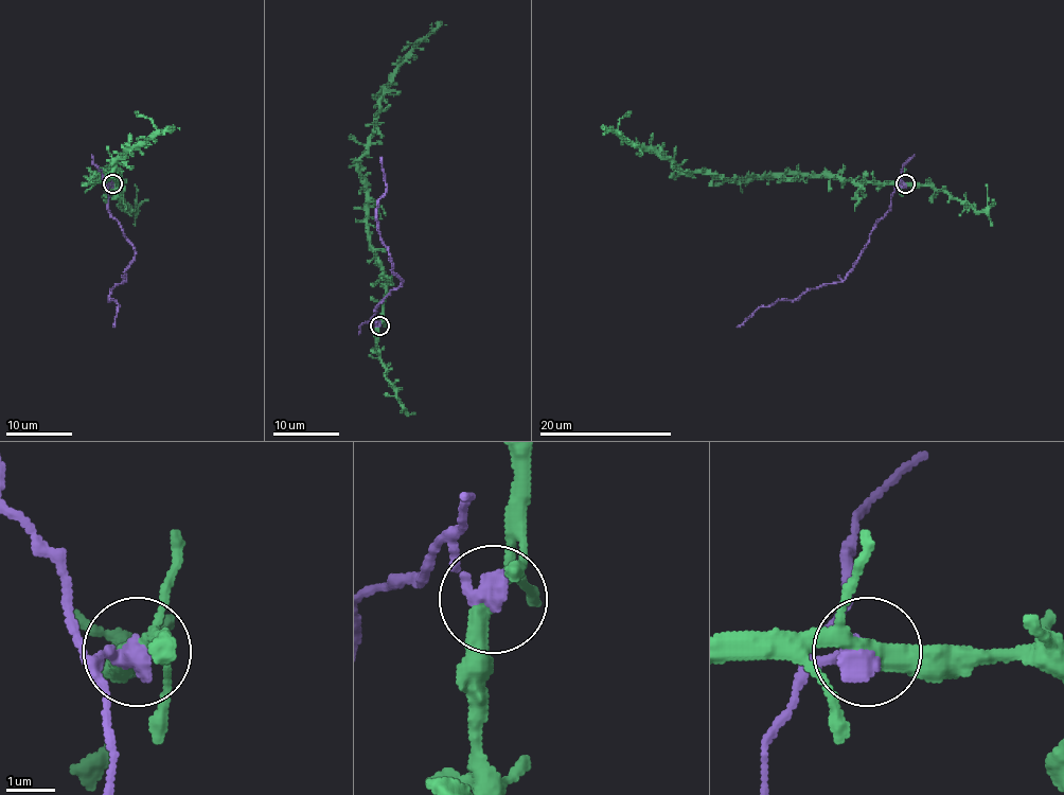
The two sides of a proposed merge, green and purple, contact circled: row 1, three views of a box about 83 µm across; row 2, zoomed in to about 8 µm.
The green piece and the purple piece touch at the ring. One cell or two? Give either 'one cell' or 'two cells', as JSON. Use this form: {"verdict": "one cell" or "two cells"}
{"verdict": "one cell"}

